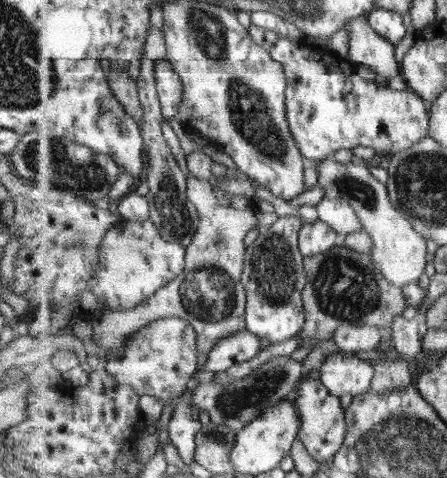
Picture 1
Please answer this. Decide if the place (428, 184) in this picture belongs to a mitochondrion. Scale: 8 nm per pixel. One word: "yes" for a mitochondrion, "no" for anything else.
yes

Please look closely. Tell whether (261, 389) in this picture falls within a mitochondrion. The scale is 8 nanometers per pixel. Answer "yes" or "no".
yes

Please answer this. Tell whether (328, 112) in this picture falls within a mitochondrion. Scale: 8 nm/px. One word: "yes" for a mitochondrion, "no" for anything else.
no

